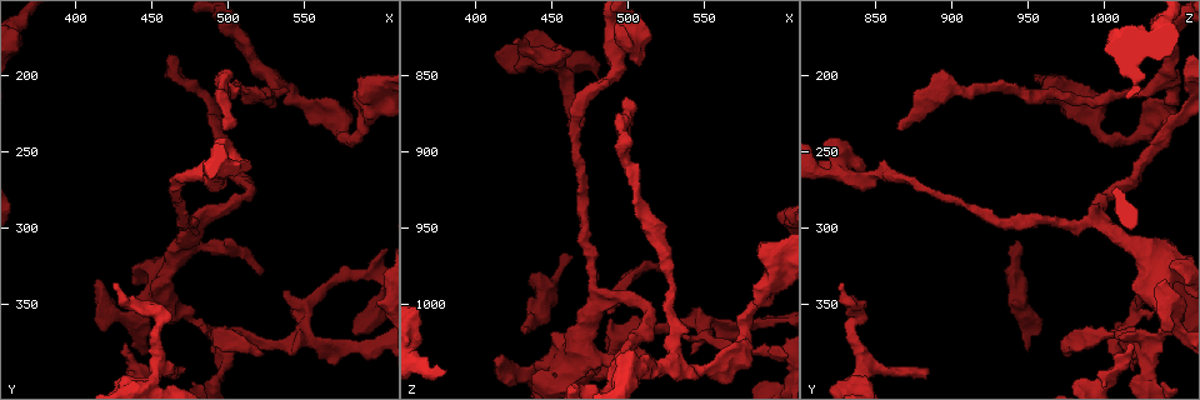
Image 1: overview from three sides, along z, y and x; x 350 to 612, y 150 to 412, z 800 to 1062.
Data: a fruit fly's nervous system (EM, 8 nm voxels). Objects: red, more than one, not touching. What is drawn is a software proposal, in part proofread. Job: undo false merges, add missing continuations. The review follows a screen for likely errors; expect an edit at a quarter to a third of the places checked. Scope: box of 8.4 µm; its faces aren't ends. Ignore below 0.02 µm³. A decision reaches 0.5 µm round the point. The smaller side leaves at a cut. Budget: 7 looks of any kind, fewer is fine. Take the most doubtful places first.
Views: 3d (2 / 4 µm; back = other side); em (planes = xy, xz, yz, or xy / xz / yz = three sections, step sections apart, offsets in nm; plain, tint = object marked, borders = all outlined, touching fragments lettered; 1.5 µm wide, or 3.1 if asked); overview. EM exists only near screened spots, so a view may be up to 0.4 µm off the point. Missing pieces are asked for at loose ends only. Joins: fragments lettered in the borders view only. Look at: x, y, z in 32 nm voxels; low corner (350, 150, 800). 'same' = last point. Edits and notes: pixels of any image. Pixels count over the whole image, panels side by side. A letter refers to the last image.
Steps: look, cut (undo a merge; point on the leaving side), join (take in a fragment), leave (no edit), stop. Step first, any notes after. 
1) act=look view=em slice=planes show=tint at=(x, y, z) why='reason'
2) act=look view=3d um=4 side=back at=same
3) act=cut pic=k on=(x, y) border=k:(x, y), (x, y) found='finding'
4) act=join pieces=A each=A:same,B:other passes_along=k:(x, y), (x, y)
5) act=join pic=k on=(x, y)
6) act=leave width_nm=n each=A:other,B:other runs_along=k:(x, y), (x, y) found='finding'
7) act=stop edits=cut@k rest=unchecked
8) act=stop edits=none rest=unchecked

act=look view=3d um=4 at=(426, 336, 830) why='branch stops here'

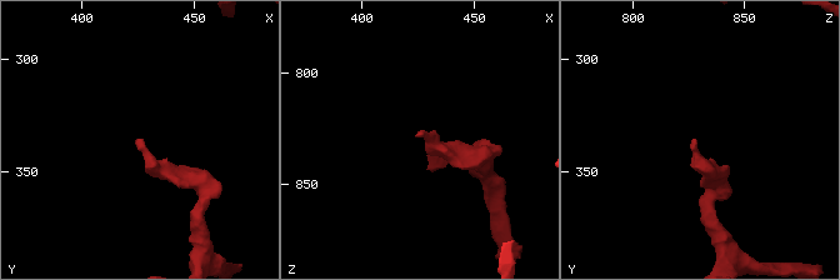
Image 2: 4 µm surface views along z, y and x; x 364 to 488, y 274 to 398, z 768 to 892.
act=look view=em slice=xy step=8 show=borders at=(426, 336, 828)

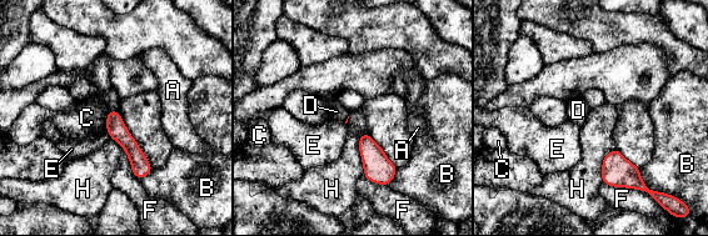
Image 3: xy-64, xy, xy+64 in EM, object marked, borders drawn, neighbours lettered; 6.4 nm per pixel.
act=look view=em slice=planes show=borders at=same

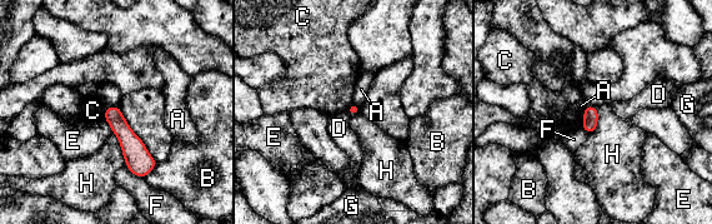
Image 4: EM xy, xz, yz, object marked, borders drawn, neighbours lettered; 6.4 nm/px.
act=leave longest_contact=H:220nm each=A:other,B:other,C:other,D:other,E:other,F:other,G:other,H:other border=4:(113, 132), (125, 163) found='no lettered fragment goes on from it'

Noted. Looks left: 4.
act=look view=em slice=planes show=borders at=(432, 376, 1018) why='free end'

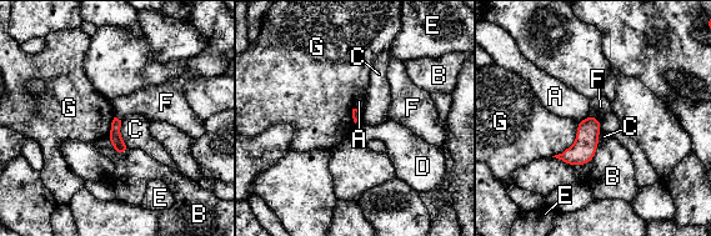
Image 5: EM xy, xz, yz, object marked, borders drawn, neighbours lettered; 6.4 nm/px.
act=leave each=A:other,B:other,C:other,D:other,E:other,F:other,G:other border=5:(590, 114), (600, 120) found='none of them fits'

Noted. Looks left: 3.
act=look view=3d um=2 at=(566, 382, 1020) why='abrupt turn'

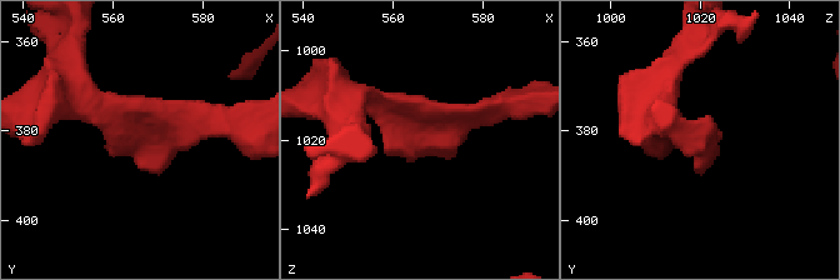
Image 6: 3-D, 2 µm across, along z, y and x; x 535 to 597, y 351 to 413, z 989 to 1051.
act=look view=em slice=planes show=borders at=(569, 382, 1020) arm_widths_nm=200,200

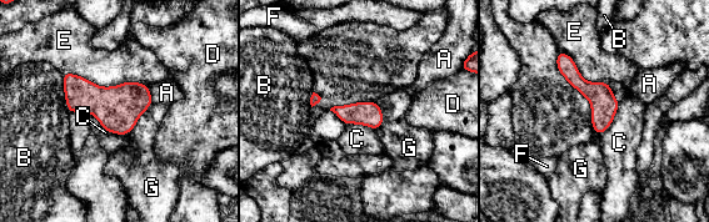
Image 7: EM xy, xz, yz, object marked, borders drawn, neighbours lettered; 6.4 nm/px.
act=leave width_nm=160 each=A:other,B:other,C:other,D:other,E:other,F:other,G:other runs_along=7:(560, 55), (602, 105), (602, 129) found='all the same neuron'

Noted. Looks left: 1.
act=stop edits=none rest=unchecked

